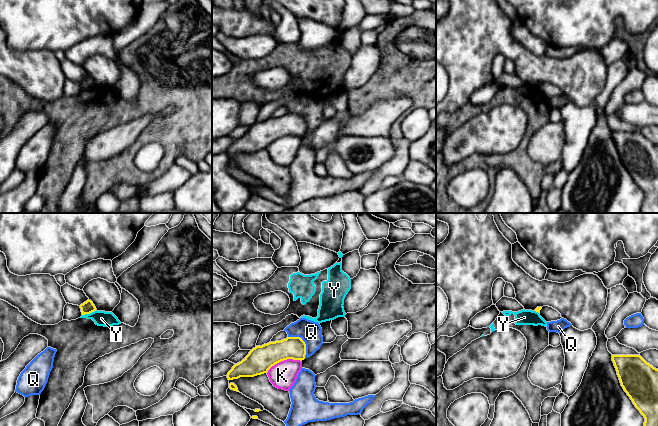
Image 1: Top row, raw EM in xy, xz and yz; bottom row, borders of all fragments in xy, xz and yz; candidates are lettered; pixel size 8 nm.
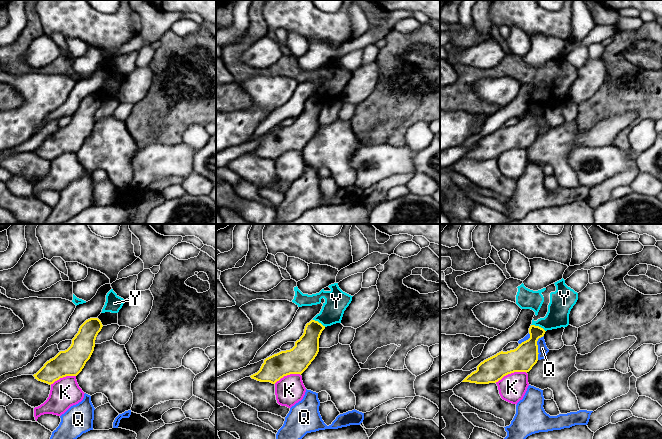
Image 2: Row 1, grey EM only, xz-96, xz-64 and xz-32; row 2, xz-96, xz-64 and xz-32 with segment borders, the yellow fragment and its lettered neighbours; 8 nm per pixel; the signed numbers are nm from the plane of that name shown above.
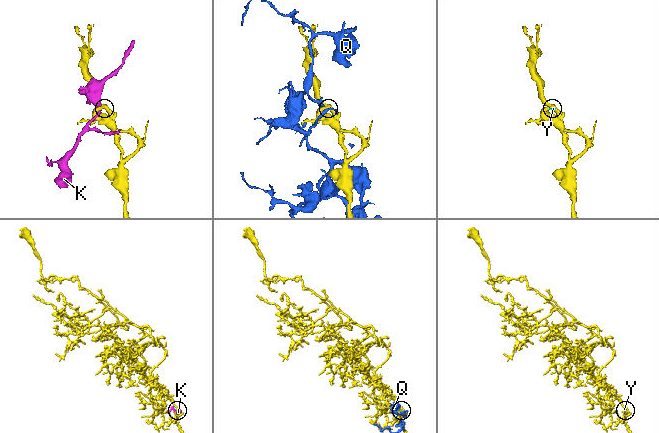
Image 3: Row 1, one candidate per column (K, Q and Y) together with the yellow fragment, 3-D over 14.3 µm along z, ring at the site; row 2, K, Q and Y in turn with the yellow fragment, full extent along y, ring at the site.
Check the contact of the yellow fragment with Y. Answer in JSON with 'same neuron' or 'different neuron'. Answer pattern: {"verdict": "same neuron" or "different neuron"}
{"verdict": "different neuron"}

